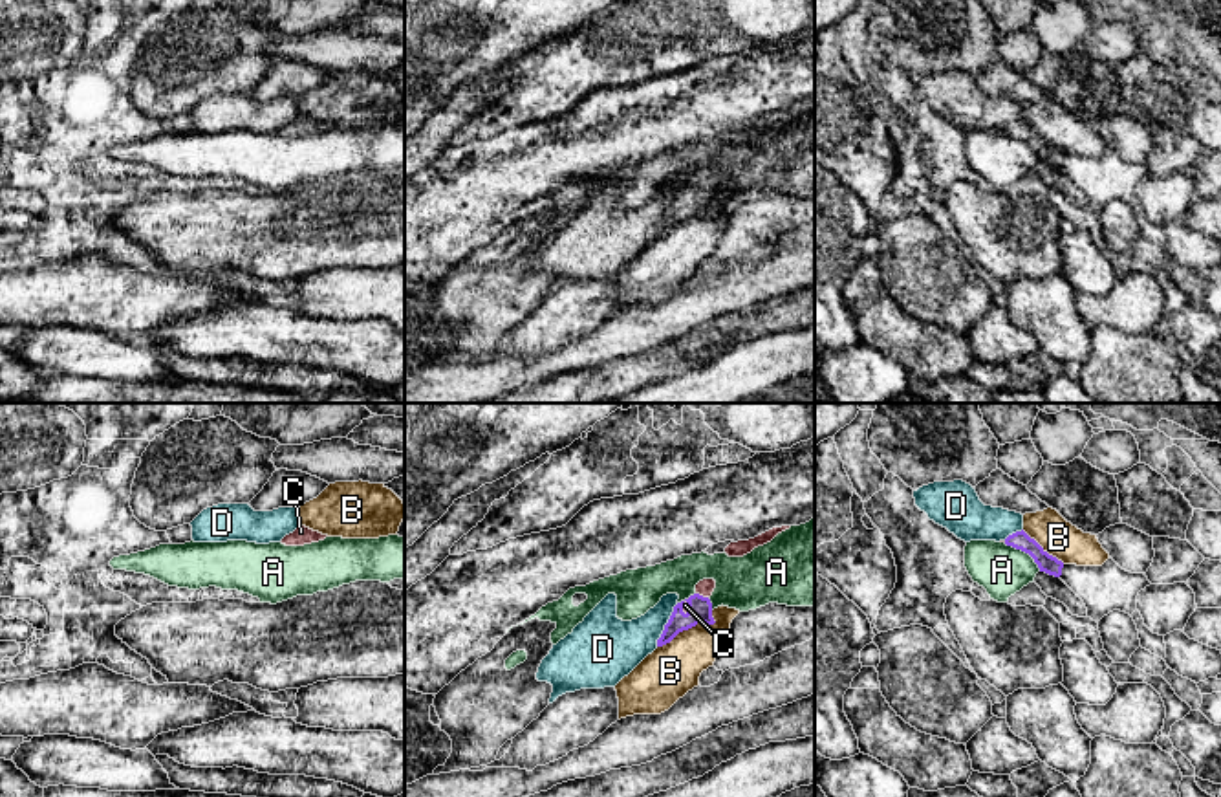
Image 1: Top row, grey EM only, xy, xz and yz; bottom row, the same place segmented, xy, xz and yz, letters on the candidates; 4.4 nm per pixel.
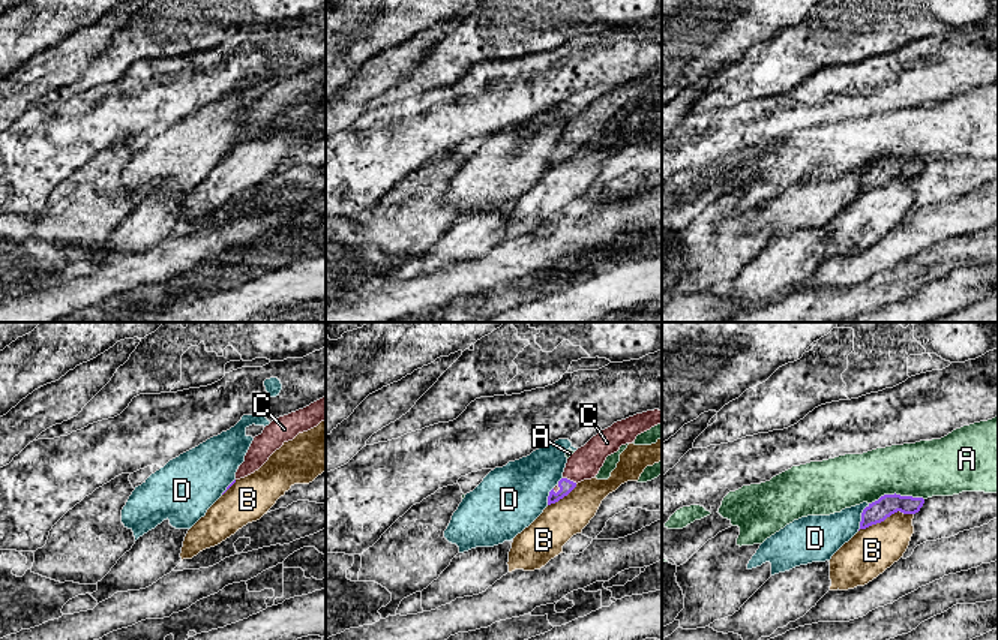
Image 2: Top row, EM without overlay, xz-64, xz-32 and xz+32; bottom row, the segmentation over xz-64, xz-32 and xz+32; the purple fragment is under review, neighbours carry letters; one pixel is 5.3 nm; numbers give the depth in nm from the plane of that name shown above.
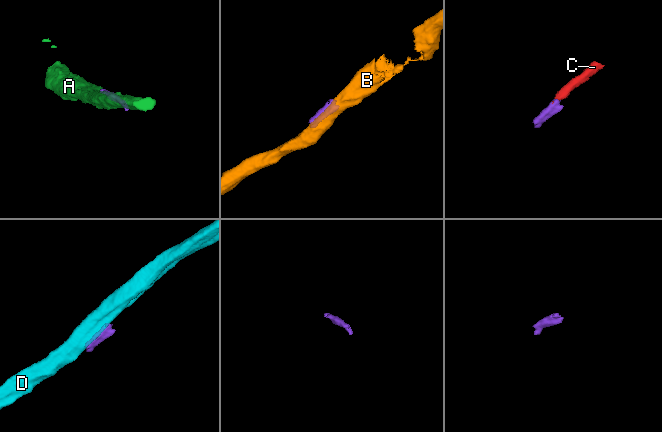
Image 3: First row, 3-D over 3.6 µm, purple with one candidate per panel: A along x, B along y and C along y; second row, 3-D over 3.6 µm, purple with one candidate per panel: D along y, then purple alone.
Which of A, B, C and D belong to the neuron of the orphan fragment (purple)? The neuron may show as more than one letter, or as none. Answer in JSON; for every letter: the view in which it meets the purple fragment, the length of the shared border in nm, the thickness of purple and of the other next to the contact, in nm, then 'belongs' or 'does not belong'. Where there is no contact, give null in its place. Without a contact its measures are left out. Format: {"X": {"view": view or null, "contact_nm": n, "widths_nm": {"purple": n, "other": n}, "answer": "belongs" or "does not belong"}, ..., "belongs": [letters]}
{"A": {"view": "yz", "contact_nm": 200, "widths_nm": {"purple": 80, "other": 220}, "answer": "does not belong"}, "B": {"view": "xz", "contact_nm": 300, "widths_nm": {"purple": 110, "other": 240}, "answer": "does not belong"}, "C": {"view": "xz", "contact_nm": 60, "widths_nm": {"purple": 110, "other": 70}, "answer": "belongs"}, "D": {"view": "xz", "contact_nm": 220, "widths_nm": {"purple": 110, "other": 260}, "answer": "does not belong"}, "belongs": ["C"]}

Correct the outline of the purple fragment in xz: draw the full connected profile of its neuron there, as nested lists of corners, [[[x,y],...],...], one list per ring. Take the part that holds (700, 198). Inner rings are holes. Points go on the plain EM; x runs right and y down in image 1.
[[[703,169],[696,174],[696,183],[677,192],[665,214],[657,236],[670,233],[679,222],[696,216],[697,213],[714,214],[710,185],[716,178],[714,169]]]

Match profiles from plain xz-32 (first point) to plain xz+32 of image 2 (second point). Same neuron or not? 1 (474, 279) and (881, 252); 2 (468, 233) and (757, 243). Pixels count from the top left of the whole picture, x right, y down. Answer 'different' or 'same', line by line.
1: same
2: different

